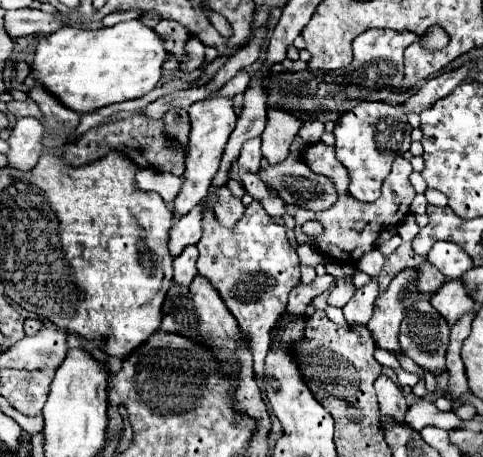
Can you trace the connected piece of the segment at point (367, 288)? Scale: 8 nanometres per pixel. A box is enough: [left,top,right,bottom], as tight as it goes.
[343,280,379,324]

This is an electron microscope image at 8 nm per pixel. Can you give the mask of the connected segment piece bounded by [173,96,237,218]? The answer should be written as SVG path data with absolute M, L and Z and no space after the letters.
M207 98L199 100L189 106L189 118L191 118L191 130L189 130L189 142L187 142L184 182L177 200L173 202L173 214L175 218L183 218L183 214L191 212L197 204L201 204L207 196L207 190L211 186L211 178L215 176L215 170L219 170L219 158L223 156L227 138L231 136L237 116L231 104L231 98Z

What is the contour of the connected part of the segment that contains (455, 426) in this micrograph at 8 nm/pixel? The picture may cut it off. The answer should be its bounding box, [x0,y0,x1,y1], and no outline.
[407,400,463,430]

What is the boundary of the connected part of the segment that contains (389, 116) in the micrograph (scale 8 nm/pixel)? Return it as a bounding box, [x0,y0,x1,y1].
[335,102,411,202]

